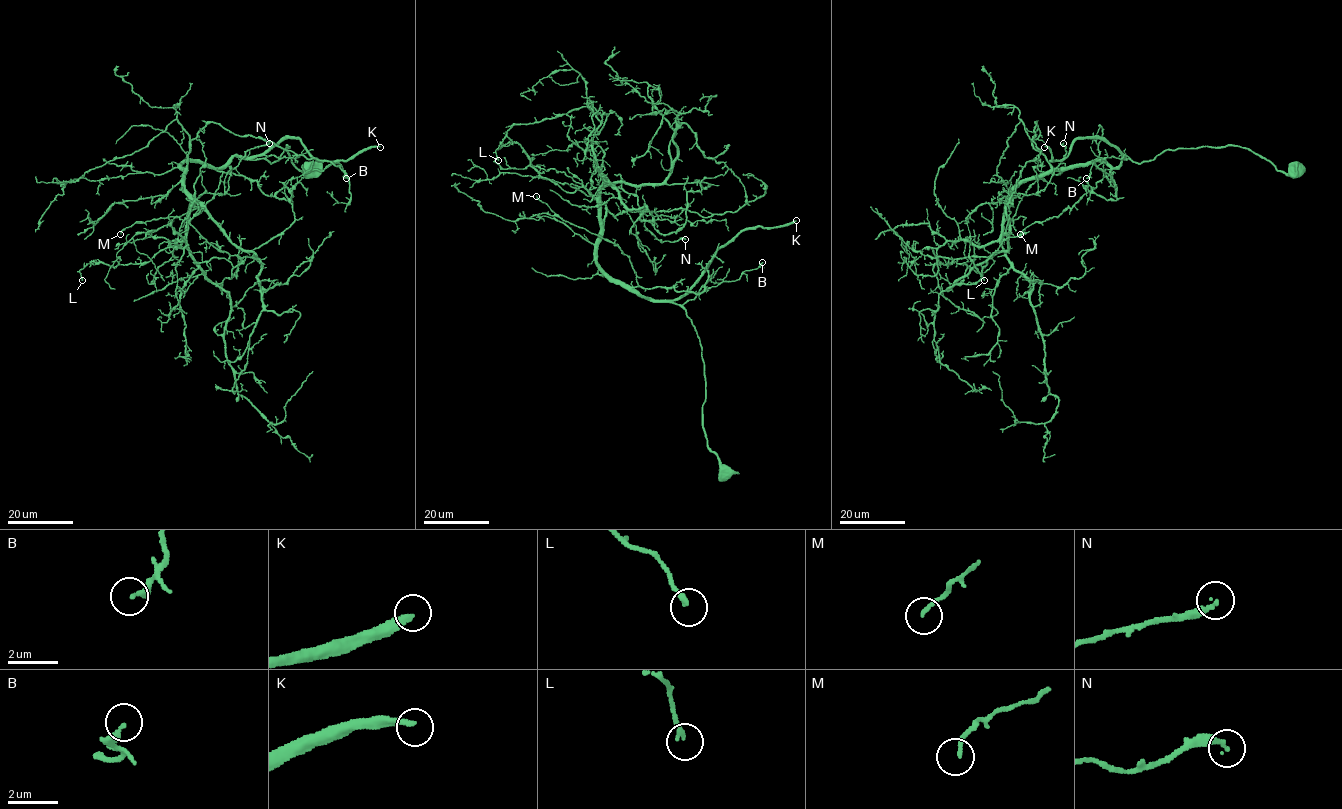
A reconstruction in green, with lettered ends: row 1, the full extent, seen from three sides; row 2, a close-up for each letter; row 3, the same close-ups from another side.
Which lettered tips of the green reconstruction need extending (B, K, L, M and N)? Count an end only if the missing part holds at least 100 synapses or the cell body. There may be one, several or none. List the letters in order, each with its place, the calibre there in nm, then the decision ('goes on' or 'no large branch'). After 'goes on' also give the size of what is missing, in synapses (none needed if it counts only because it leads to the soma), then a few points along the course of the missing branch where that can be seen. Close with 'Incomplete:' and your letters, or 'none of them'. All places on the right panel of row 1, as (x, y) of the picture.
B: (1086, 178) | 280 nm | no large branch
K: (1044, 147) | 280 nm | goes on | 550 syn | (1044, 147), (953, 143), (939, 108), (965, 93), (934, 73), (938, 47), (907, 59), (870, 127), (894, 117)
L: (984, 280) | 180 nm | no large branch
M: (1020, 234) | 140 nm | no large branch
N: (1063, 143) | 190 nm | no large branch
Incomplete: K

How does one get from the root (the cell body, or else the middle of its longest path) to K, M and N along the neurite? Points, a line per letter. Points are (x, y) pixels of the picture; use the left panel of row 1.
K: (308, 169), (292, 163), (287, 145), (272, 163), (255, 157), (286, 138), (326, 161), (380, 147)
M: (308, 169), (292, 163), (287, 145), (272, 163), (233, 156), (203, 207), (120, 234)
N: (308, 169), (286, 145), (272, 163), (185, 161), (184, 188), (223, 194), (245, 153), (269, 143)

